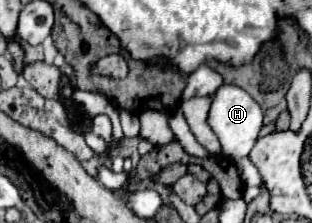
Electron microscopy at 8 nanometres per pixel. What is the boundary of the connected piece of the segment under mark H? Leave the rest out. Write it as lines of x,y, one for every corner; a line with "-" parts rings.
225,84
215,94
215,100
209,110
209,124
221,142
223,158
237,162
239,158
249,156
249,152
253,150
257,136
259,136
259,130
263,126
263,110
245,90

